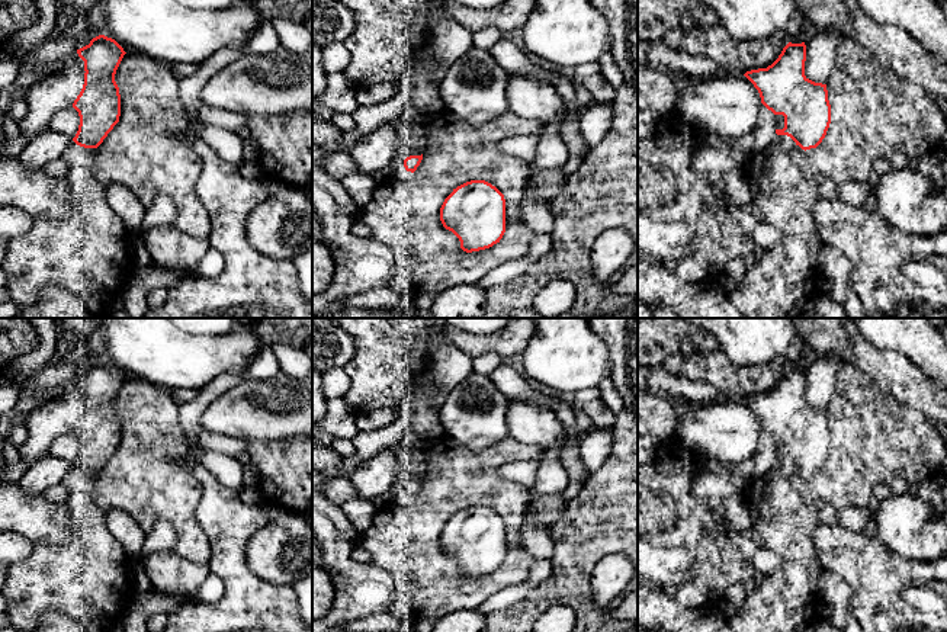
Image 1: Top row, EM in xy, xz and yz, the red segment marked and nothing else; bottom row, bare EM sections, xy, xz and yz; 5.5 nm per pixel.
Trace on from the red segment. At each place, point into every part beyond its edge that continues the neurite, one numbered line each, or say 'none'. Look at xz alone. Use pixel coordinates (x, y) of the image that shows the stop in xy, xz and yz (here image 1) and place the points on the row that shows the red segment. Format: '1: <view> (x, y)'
1: xz (408, 138)

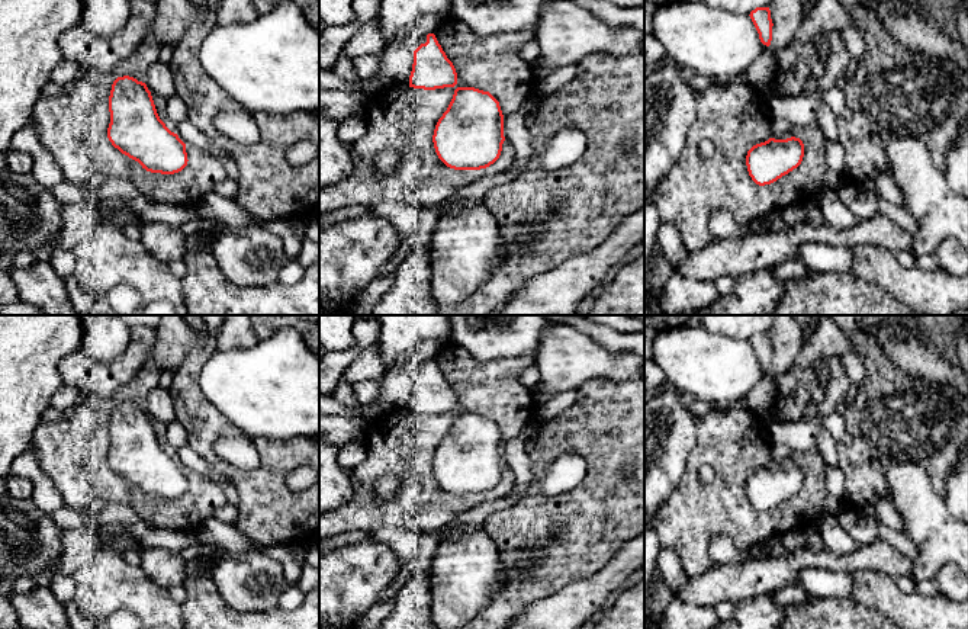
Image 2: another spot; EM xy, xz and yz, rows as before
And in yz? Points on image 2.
none

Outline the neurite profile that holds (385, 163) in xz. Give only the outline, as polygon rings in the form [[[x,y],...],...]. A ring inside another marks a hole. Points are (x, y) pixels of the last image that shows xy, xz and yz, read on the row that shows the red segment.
[[[380,153],[376,157],[373,170],[379,177],[382,177],[395,171],[399,166],[401,166],[401,155],[398,153],[395,154]]]

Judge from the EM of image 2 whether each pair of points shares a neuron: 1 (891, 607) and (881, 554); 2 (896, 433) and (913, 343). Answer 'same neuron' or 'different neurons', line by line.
1: different neurons
2: different neurons

